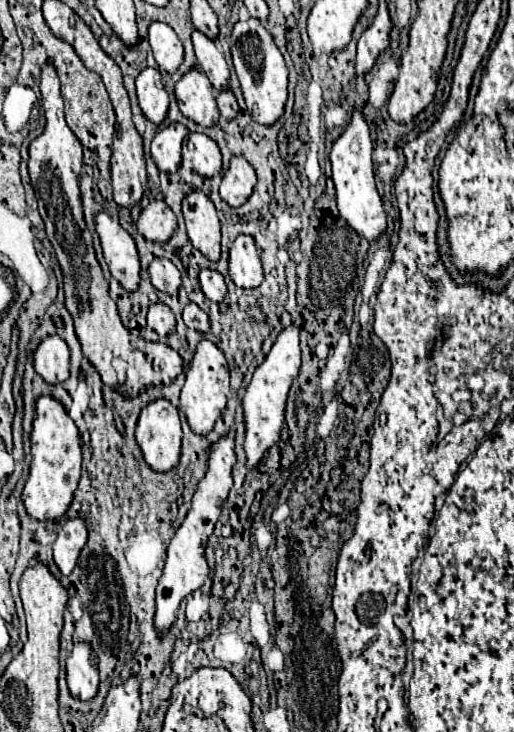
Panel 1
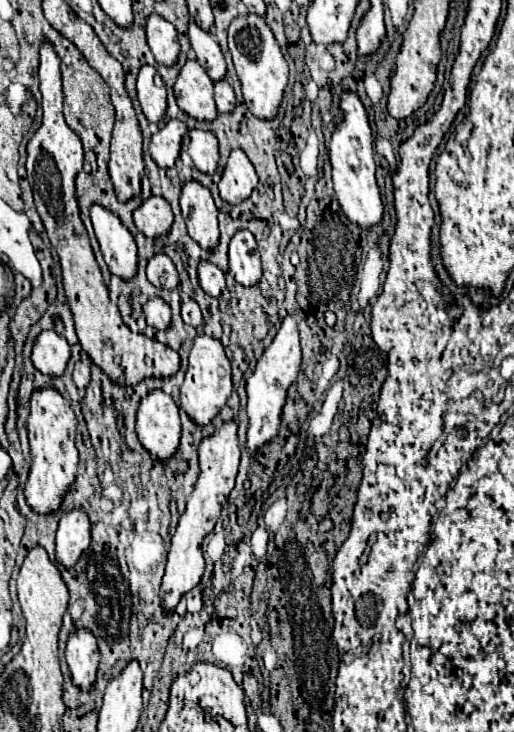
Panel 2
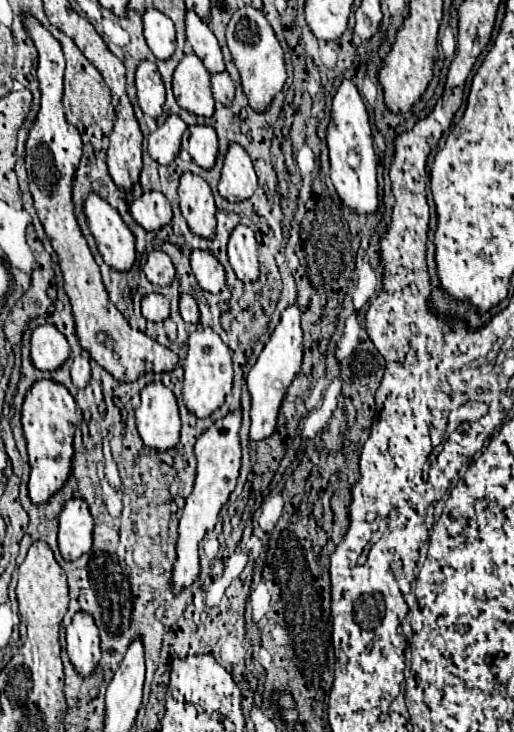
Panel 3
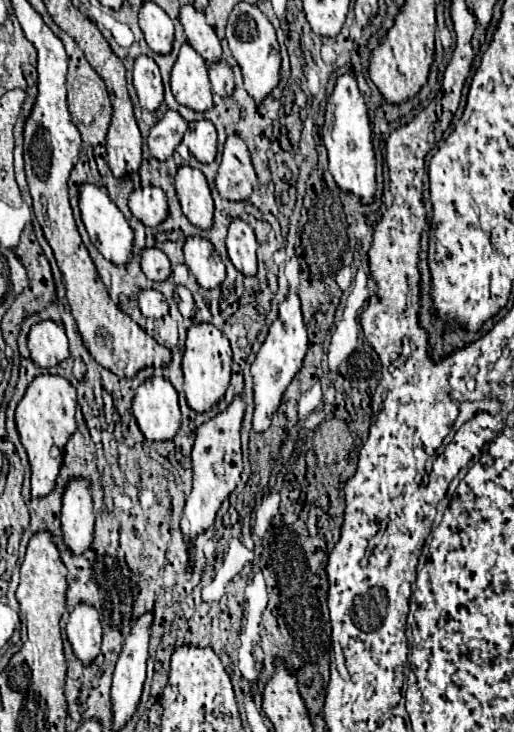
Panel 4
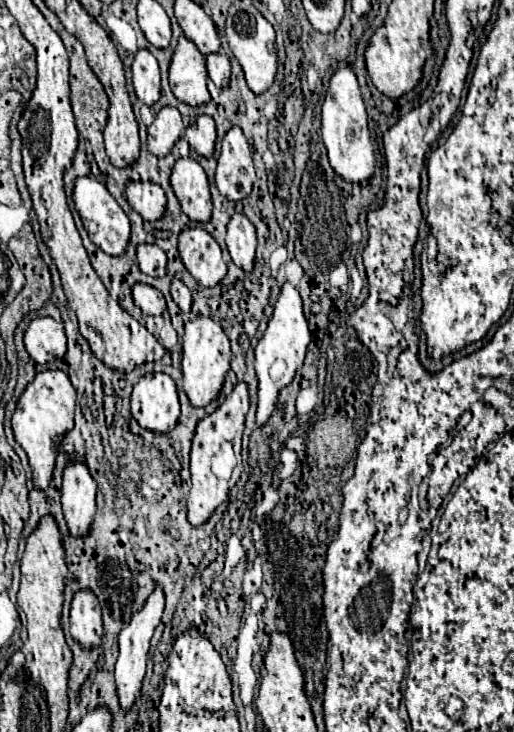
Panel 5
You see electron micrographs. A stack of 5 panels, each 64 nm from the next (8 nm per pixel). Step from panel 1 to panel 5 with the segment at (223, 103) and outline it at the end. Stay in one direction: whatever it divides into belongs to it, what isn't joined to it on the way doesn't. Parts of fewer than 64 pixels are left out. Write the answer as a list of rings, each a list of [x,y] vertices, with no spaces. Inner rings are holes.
[[[222,52],[208,54],[206,64],[208,64],[208,76],[216,84],[216,88],[226,86],[228,80],[230,80],[230,60],[228,60],[228,56],[222,54]]]

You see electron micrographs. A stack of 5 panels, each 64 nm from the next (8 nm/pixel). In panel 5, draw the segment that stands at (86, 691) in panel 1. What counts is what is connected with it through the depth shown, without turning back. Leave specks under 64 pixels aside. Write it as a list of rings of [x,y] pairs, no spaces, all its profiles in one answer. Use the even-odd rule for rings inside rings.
[[[80,590],[70,606],[70,632],[84,648],[96,648],[102,638],[102,610],[94,592]]]

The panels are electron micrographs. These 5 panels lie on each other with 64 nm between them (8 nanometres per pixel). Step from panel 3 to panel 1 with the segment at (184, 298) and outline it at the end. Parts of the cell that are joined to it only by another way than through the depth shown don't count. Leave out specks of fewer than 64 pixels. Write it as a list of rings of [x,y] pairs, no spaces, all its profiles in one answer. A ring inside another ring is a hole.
[[[188,302],[184,312],[182,312],[182,318],[184,318],[184,324],[188,328],[194,328],[198,332],[208,332],[210,328],[210,322],[208,322],[208,316],[198,308],[198,304],[194,302]]]

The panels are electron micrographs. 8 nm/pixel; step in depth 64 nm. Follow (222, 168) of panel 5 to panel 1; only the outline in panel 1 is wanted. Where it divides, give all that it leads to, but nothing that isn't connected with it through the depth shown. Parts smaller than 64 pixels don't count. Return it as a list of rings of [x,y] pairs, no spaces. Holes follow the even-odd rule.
[[[232,156],[230,168],[222,176],[220,196],[230,206],[242,206],[256,186],[256,172],[244,156]]]

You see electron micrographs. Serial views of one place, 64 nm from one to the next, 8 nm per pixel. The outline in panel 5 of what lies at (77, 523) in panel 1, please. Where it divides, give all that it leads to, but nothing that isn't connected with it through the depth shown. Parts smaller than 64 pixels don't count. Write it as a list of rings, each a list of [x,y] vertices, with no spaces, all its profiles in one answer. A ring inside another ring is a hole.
[[[72,458],[64,470],[62,510],[70,534],[88,534],[96,516],[96,480],[88,470],[86,458]]]

